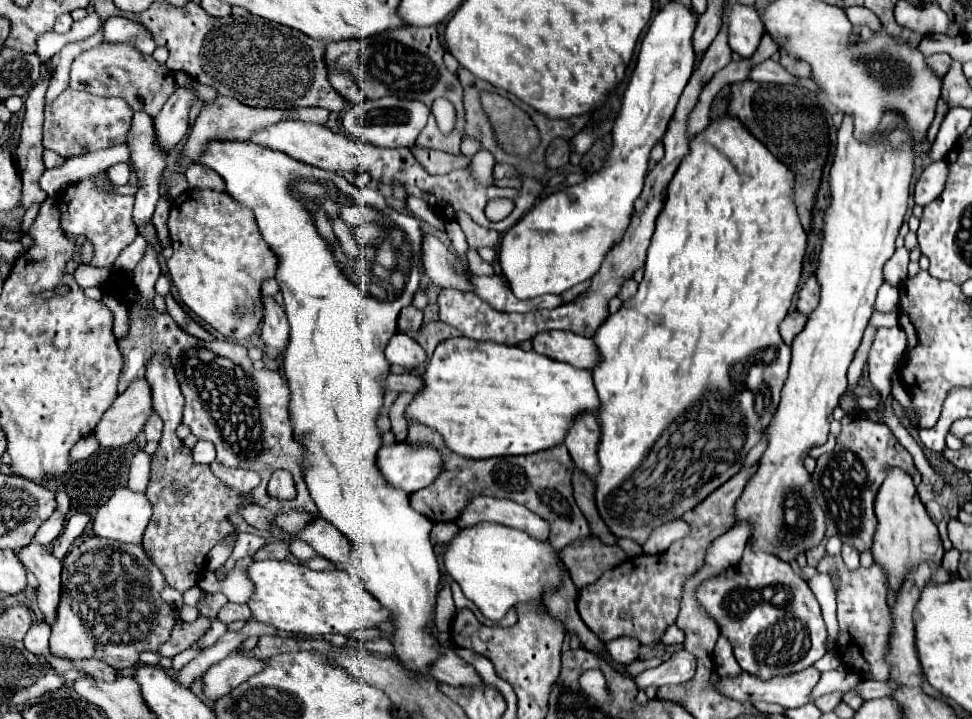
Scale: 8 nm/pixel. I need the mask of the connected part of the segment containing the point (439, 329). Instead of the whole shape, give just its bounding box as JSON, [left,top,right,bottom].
[406,320,462,358]

